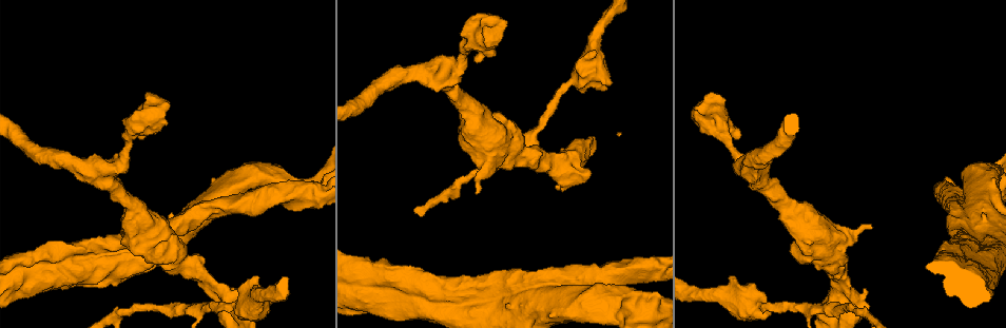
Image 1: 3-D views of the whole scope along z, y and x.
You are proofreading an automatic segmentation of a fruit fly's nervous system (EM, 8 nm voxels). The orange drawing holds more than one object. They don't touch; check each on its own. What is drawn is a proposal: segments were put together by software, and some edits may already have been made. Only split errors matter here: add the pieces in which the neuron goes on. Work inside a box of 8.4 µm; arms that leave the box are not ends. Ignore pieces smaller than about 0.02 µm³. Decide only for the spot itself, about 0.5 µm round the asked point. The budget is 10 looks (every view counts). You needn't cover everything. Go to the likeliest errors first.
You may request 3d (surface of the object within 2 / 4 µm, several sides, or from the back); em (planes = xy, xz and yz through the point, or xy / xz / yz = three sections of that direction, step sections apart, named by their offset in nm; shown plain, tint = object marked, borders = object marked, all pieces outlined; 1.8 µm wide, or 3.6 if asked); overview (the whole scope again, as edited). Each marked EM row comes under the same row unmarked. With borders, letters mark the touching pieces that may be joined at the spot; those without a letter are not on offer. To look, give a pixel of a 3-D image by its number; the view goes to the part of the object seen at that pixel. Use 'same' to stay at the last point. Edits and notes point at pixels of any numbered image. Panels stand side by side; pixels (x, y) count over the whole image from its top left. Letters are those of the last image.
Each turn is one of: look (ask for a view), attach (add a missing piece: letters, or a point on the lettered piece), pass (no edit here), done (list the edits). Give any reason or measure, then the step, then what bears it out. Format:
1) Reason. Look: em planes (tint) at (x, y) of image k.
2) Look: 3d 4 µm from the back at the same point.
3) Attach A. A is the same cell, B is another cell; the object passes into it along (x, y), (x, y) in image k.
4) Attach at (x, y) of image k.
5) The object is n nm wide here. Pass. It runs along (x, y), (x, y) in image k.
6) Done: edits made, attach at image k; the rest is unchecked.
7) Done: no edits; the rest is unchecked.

Free end. Look: 3d 4 µm at (586, 175) of image 1.

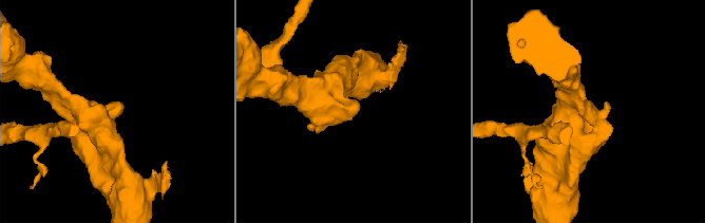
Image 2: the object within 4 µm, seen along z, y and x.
Look: em planes (tint) at (116, 101) of image 2.

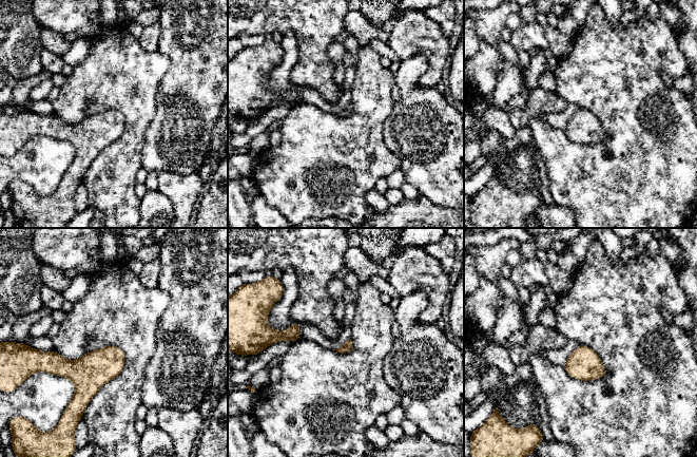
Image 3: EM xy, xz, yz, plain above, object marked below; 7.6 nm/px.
See the neighbours. Look: em planes (borders) at the same point.

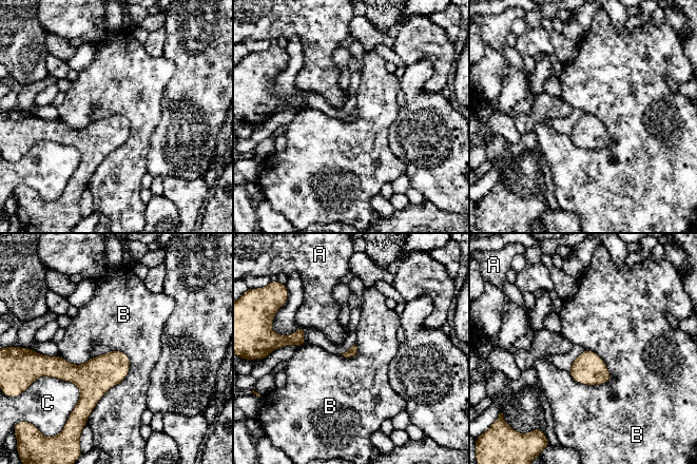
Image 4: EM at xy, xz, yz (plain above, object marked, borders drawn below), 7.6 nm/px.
Pass. A, B and C are other cells; a border runs along (123, 351), (129, 373), (88, 419) in image 4; no lettered piece goes on from it.

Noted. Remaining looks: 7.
Side arm on a straight run. Look: em 3.6 µm planes (borders) at (985, 205) of image 1.

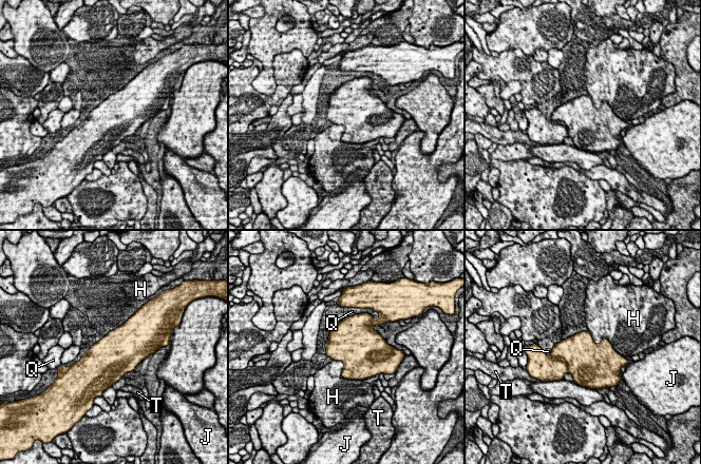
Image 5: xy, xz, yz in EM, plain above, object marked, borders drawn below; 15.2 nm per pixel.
Pass. H, J, Q and T are other cells; none of them fits.

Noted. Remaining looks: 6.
Sudden change in width. Look: em 3.6 µm xz step 16 (tint) at (970, 254) of image 1.

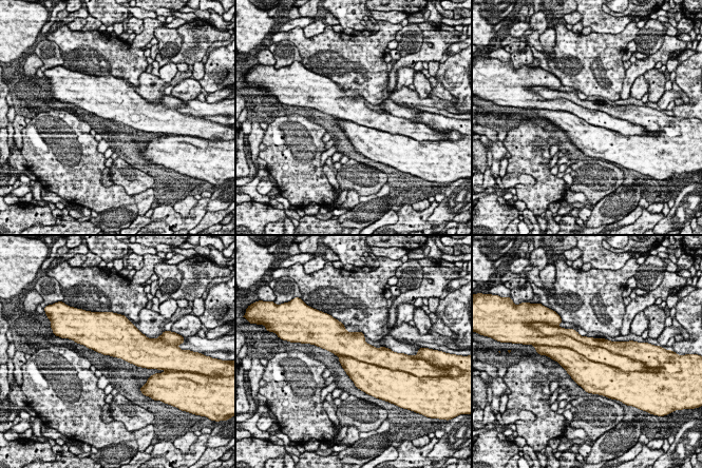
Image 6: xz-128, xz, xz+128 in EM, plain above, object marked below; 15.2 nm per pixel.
Look: em 3.6 µm planes (borders) at the same point.

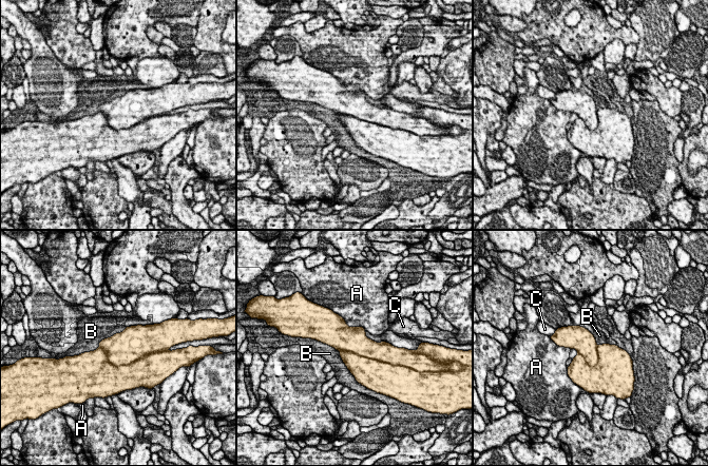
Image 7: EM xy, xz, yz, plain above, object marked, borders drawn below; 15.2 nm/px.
Pass. A, B and C are other cells; a border runs along (126, 327), (82, 353) in image 7; none of them fits.

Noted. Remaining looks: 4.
Sudden change in width. Look: em 3.6 µm xy step 8 (tint) at (157, 114) of image 1.

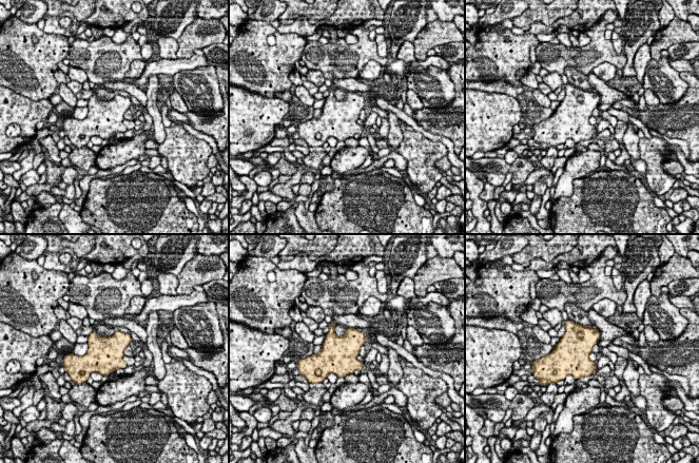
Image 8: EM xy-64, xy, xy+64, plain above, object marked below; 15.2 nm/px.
Cut it another way. Look: em 3.6 µm planes (borders) at the same point.

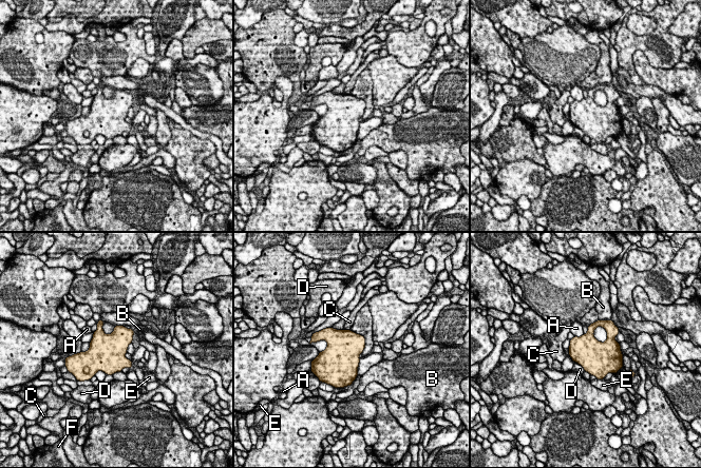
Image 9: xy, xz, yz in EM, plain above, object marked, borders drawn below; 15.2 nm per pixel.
The longest contact is with D, 220 nm. Pass. A, B, C, D, E and F are other cells; a border runs along (584, 334), (574, 336) in image 9; none of them fits.

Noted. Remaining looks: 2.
Done: no edits; the rest is unchecked.

